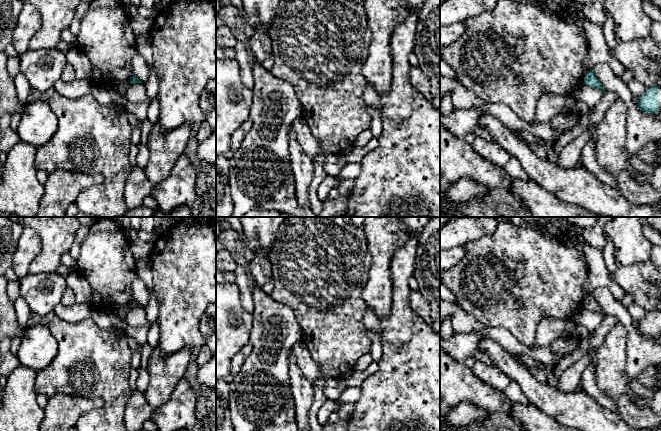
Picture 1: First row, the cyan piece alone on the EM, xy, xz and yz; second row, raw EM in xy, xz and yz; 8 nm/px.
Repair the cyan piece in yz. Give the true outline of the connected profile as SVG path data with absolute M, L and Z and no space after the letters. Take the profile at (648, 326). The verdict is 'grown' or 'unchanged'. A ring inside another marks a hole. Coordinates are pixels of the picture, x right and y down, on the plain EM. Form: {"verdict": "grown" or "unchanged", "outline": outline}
{"verdict": "unchanged", "outline": "M649 311L641 321L637 321L637 324L641 335L655 338L658 335L658 311Z"}

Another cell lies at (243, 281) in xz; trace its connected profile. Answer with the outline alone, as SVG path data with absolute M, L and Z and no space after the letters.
M238 265L234 271L236 275L235 284L239 287L241 293L241 304L248 313L252 314L254 310L254 300L251 291L251 279L248 270Z

